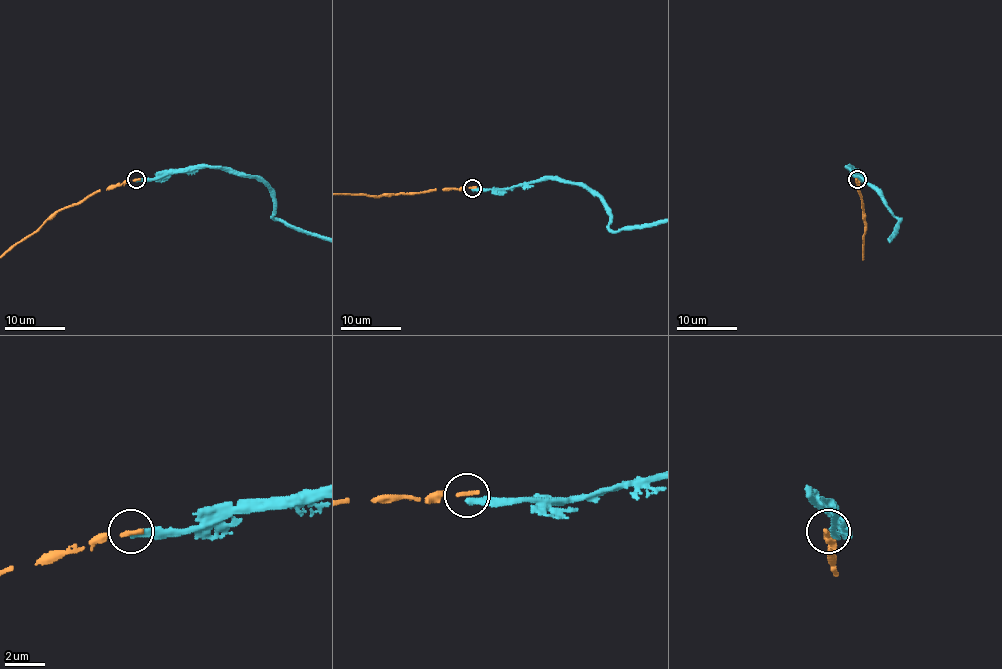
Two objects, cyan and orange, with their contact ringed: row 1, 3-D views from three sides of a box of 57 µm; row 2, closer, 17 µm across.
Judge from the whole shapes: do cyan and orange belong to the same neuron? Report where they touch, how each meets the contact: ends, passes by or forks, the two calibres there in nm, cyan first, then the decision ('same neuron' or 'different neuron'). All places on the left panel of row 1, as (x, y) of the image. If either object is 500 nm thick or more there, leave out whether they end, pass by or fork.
place (136, 179); cyan ends; orange ends; calibres 380 and 240 nm; different neuron

